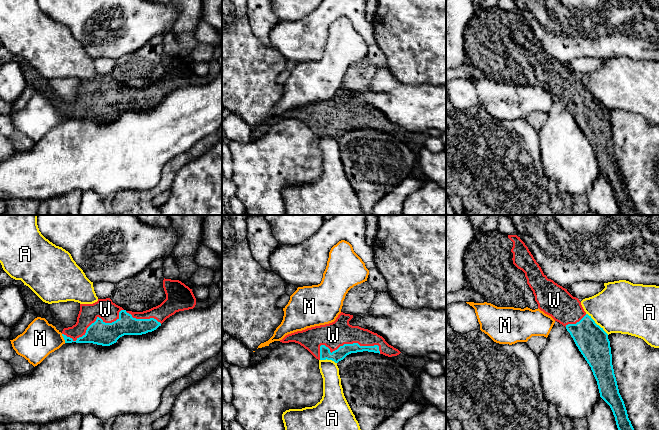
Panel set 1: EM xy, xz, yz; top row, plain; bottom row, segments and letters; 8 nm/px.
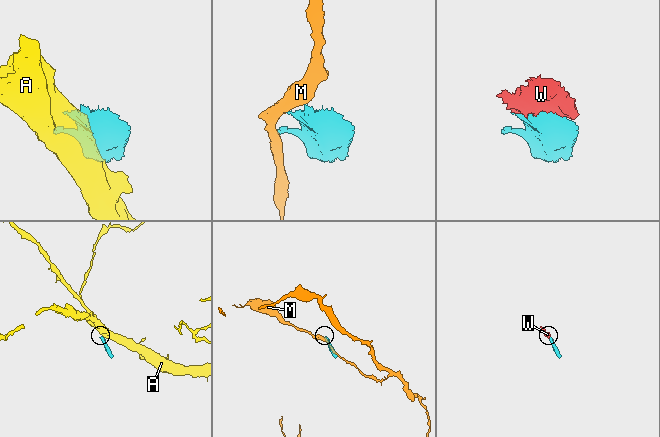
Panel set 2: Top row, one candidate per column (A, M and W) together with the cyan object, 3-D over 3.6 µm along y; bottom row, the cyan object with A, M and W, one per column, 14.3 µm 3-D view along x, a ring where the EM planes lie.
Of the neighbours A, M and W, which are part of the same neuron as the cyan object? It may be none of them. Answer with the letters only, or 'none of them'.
W

